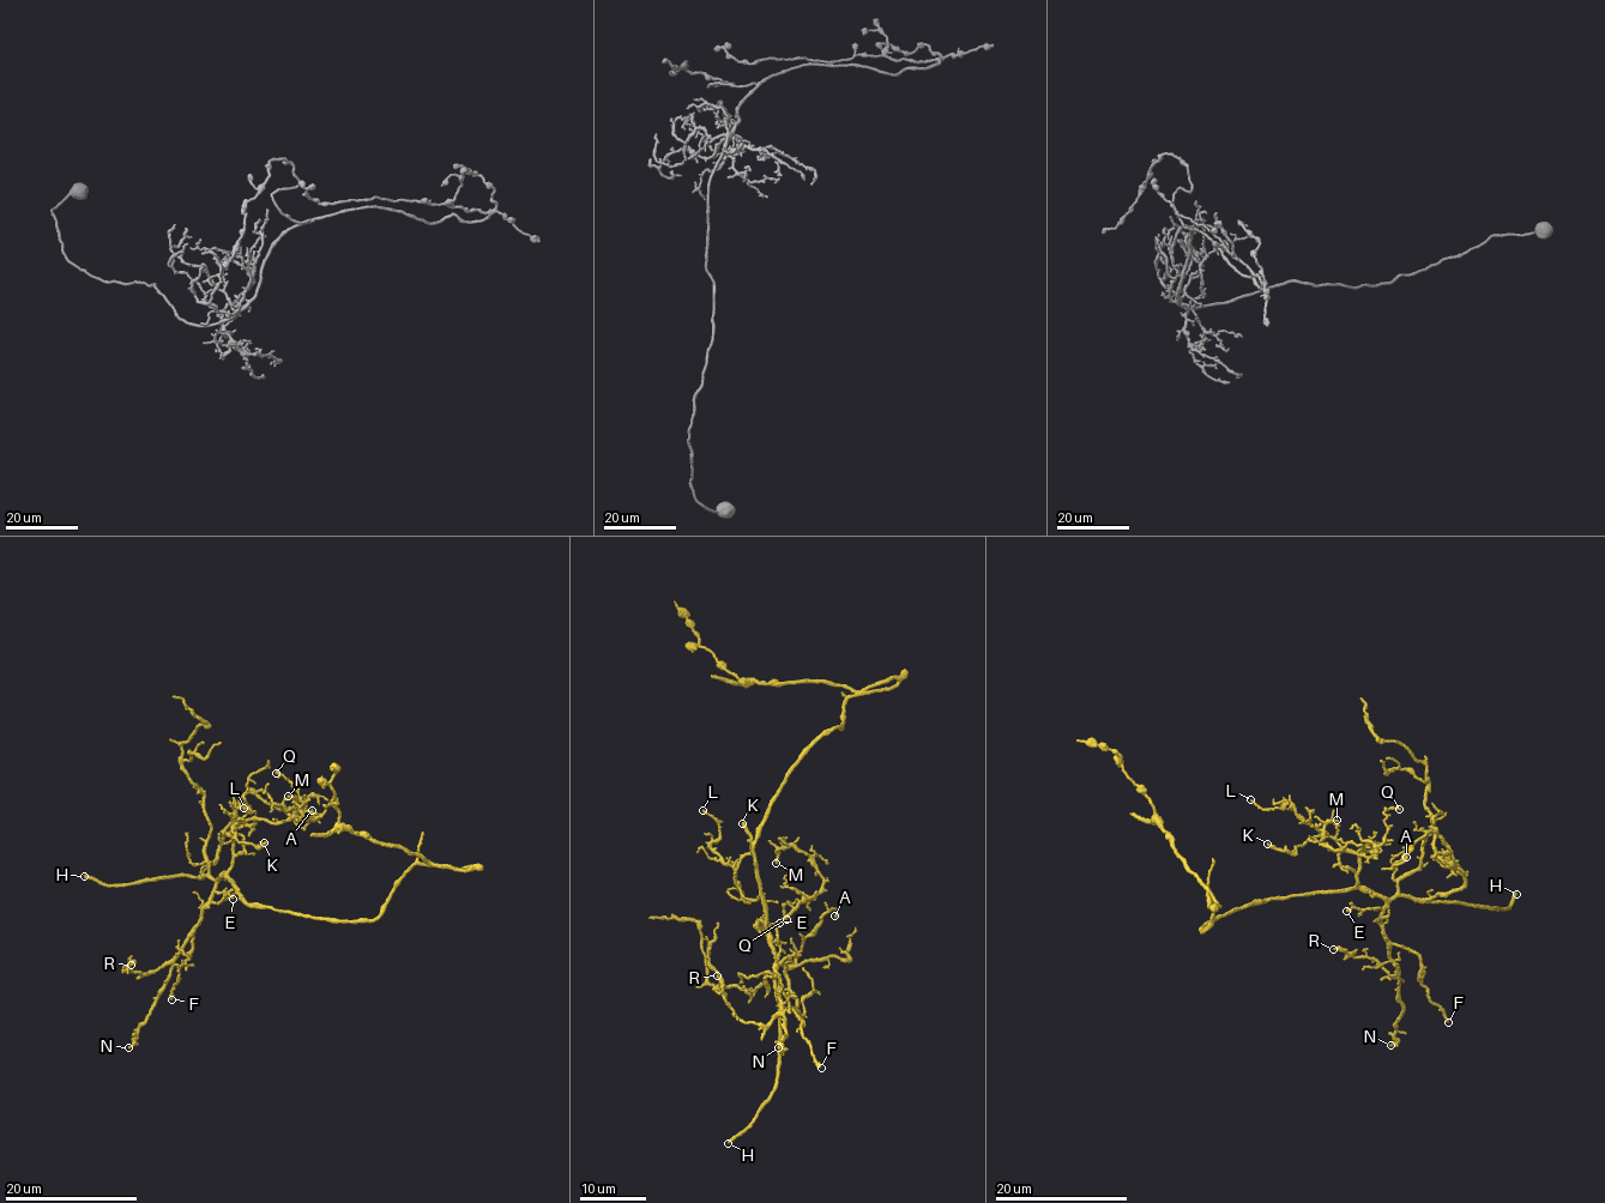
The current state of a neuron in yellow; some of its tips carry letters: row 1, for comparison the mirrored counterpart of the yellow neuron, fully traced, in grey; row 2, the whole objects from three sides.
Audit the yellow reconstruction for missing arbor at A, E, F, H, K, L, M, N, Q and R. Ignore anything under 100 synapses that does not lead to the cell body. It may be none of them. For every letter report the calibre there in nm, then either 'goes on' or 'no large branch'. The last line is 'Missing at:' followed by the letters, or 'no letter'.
A: calibre 140 nm; no large branch
E: calibre 170 nm; no large branch
F: calibre 220 nm; no large branch
H: calibre 240 nm; goes on
K: calibre 320 nm; no large branch
L: calibre 160 nm; no large branch
M: calibre 150 nm; no large branch
N: calibre 120 nm; no large branch
Q: calibre 180 nm; no large branch
R: calibre 280 nm; no large branch
Missing at: H

